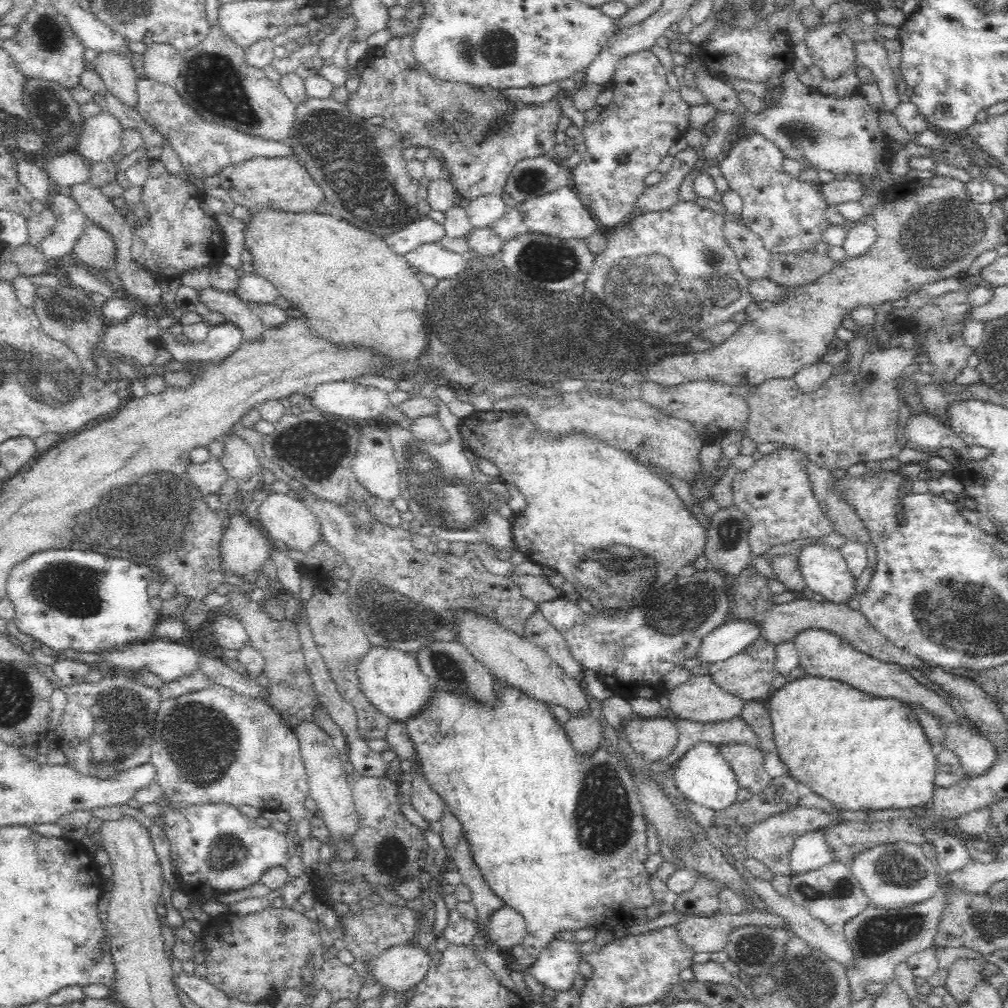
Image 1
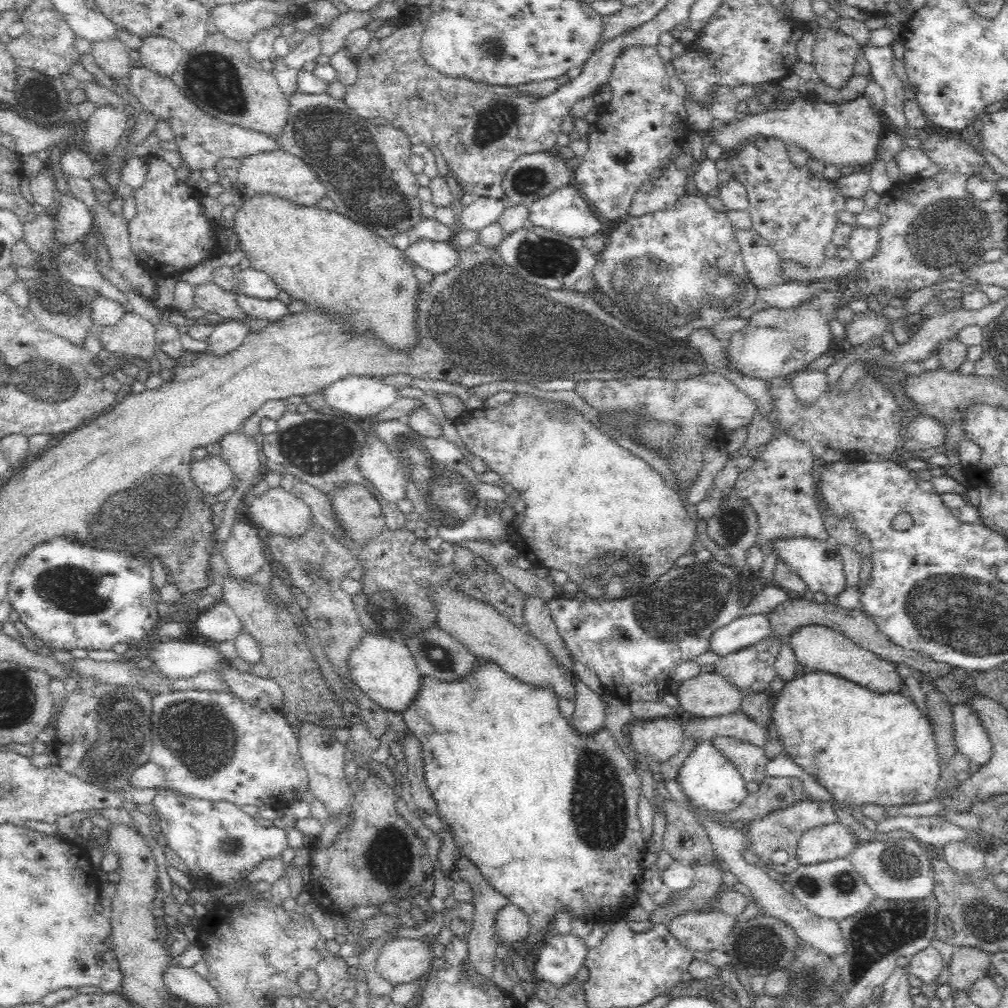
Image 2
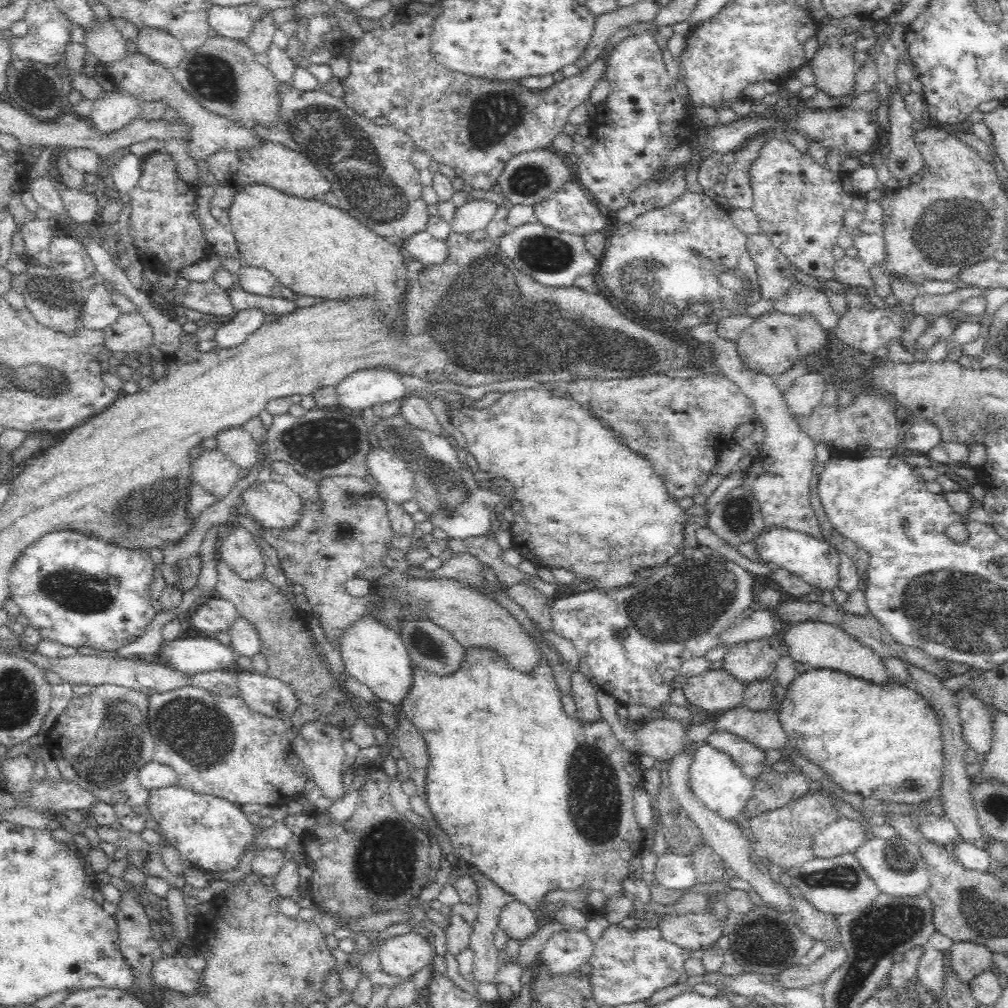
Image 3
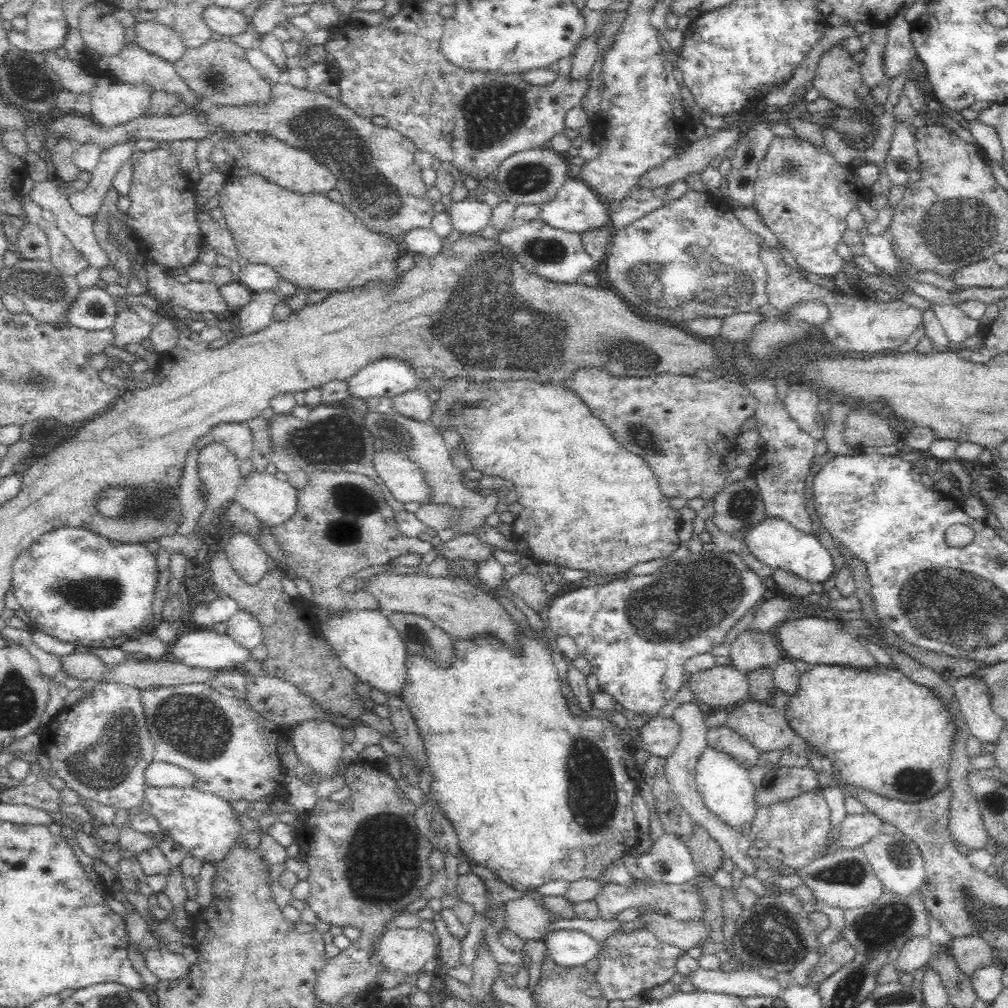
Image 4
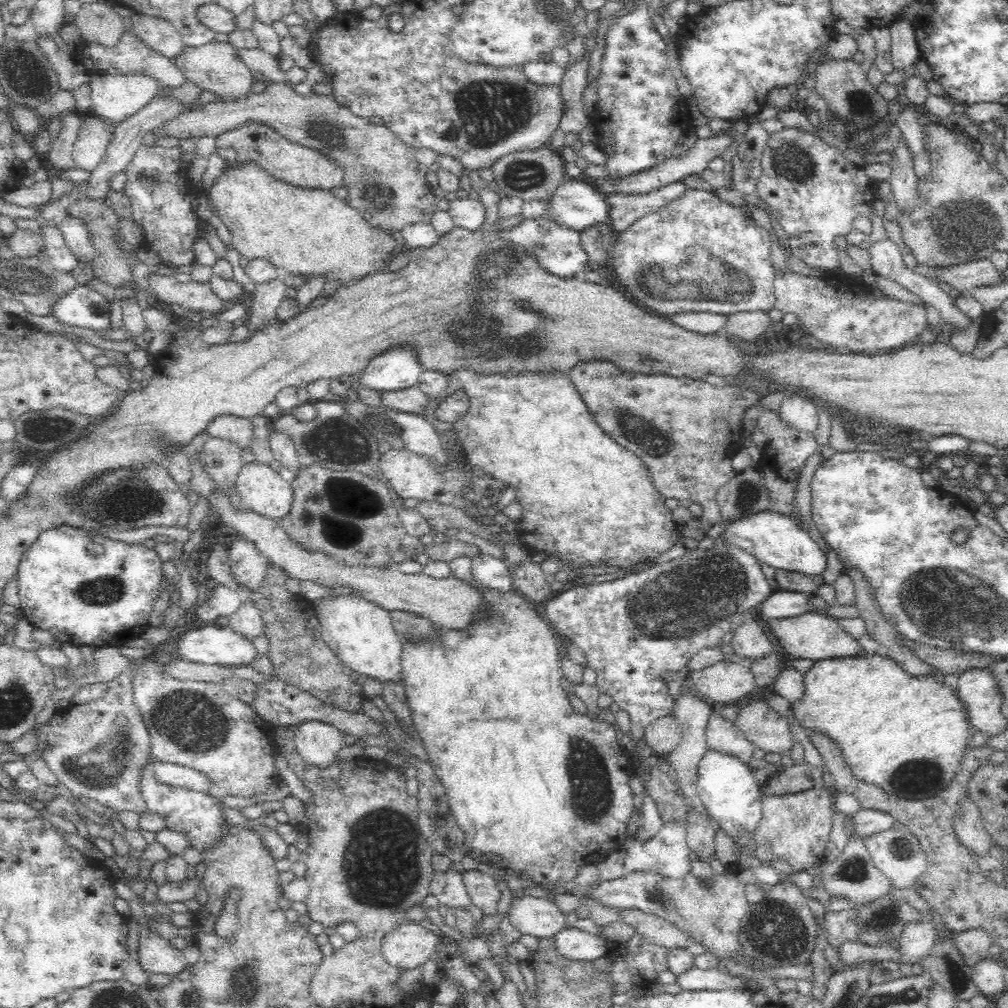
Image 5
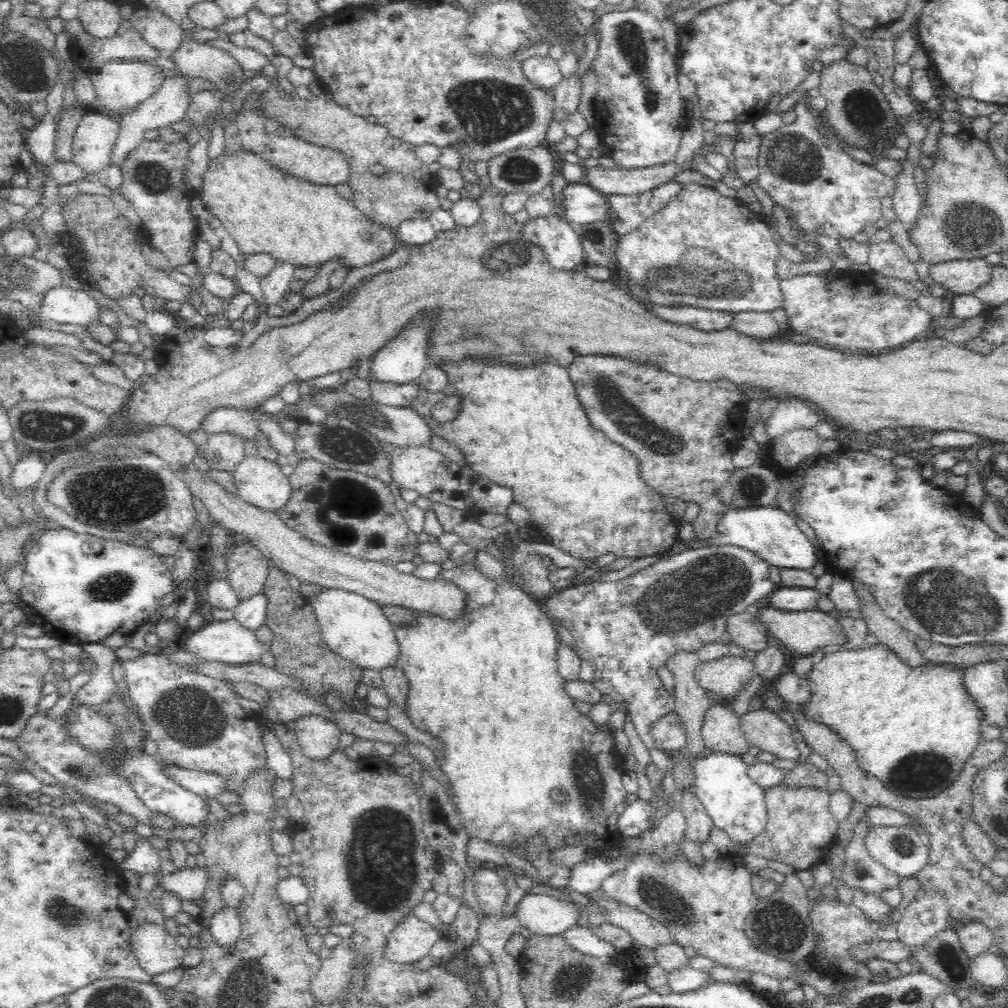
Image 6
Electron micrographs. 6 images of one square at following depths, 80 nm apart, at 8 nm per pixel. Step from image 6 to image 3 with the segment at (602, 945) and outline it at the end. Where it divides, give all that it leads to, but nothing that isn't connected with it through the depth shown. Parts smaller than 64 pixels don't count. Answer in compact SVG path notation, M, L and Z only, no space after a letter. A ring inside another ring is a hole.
M568 929L554 933L544 945L538 957L541 966L552 976L568 976L580 970L592 954L593 941L585 932Z

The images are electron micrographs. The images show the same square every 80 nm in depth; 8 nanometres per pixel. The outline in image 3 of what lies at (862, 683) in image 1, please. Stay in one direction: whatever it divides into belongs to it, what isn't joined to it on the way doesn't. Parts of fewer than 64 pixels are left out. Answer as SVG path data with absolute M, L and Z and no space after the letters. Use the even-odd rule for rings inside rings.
M802 622L791 626L780 639L783 648L796 662L802 662L811 669L828 668L836 672L843 672L851 678L859 678L873 684L873 686L888 686L892 684L888 668L884 666L882 658L871 648L866 648L852 636L848 636L841 628L822 622Z

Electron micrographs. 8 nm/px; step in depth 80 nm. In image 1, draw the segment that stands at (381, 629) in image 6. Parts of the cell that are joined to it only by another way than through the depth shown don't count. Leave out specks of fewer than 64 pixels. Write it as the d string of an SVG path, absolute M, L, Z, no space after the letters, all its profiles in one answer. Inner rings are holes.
M372 646L368 656L362 658L356 673L360 679L361 691L371 706L393 722L406 724L410 719L418 718L436 696L437 688L424 676L416 657L393 648Z

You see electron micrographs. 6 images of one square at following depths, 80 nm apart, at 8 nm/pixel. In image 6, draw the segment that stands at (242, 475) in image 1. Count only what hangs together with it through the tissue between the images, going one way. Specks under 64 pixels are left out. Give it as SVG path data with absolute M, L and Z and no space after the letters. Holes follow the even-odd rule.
M220 408L212 412L201 428L209 435L234 434L239 436L244 443L252 440L259 430L252 414L230 408Z

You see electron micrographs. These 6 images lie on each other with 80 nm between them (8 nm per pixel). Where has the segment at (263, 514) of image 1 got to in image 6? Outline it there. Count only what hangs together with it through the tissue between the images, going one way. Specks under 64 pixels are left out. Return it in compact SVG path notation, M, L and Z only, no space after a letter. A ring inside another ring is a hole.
M245 456L233 472L236 494L241 500L263 511L276 513L288 504L290 481L271 460Z

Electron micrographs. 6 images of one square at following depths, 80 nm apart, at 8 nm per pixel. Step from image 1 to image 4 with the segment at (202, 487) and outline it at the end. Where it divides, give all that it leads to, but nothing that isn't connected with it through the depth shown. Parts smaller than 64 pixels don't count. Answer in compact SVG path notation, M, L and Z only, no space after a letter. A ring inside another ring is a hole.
M213 441L199 450L197 471L209 498L196 529L210 524L213 512L235 498L242 478L239 465L240 462L223 444Z

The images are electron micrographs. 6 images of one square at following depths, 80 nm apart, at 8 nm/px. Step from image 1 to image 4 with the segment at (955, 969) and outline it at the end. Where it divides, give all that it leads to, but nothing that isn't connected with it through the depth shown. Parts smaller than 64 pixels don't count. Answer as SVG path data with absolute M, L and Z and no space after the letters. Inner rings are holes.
M962 936L954 938L947 946L956 966L966 976L972 976L978 968L992 965L992 948L990 948L979 936Z

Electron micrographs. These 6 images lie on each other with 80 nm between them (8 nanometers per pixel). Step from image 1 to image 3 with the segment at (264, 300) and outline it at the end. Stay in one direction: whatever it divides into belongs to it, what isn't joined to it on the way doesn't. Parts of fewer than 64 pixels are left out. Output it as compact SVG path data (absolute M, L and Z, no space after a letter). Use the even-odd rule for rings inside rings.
M241 267L235 281L242 291L266 297L281 297L282 285L264 268Z

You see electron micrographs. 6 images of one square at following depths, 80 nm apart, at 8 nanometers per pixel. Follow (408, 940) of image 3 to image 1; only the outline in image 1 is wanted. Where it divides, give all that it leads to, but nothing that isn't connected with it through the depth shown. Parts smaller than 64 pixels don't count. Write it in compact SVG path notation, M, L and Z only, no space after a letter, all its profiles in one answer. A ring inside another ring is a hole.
M412 944L388 948L373 962L373 973L385 990L411 992L420 984L432 965L429 950Z

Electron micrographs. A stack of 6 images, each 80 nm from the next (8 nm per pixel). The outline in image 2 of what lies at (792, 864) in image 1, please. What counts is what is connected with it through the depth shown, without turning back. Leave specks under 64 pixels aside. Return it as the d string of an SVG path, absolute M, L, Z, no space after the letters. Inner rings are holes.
M835 823L818 826L804 832L795 850L795 864L812 866L848 857L854 849L854 836L850 829Z

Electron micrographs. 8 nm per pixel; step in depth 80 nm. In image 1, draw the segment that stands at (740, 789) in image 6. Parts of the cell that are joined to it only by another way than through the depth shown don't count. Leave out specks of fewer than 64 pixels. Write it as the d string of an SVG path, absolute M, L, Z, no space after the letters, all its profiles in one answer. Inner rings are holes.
M706 741L694 744L686 754L683 754L682 760L676 764L674 770L674 785L684 797L690 802L700 804L714 811L724 810L737 802L738 783L734 772L724 761L721 752L716 745Z

